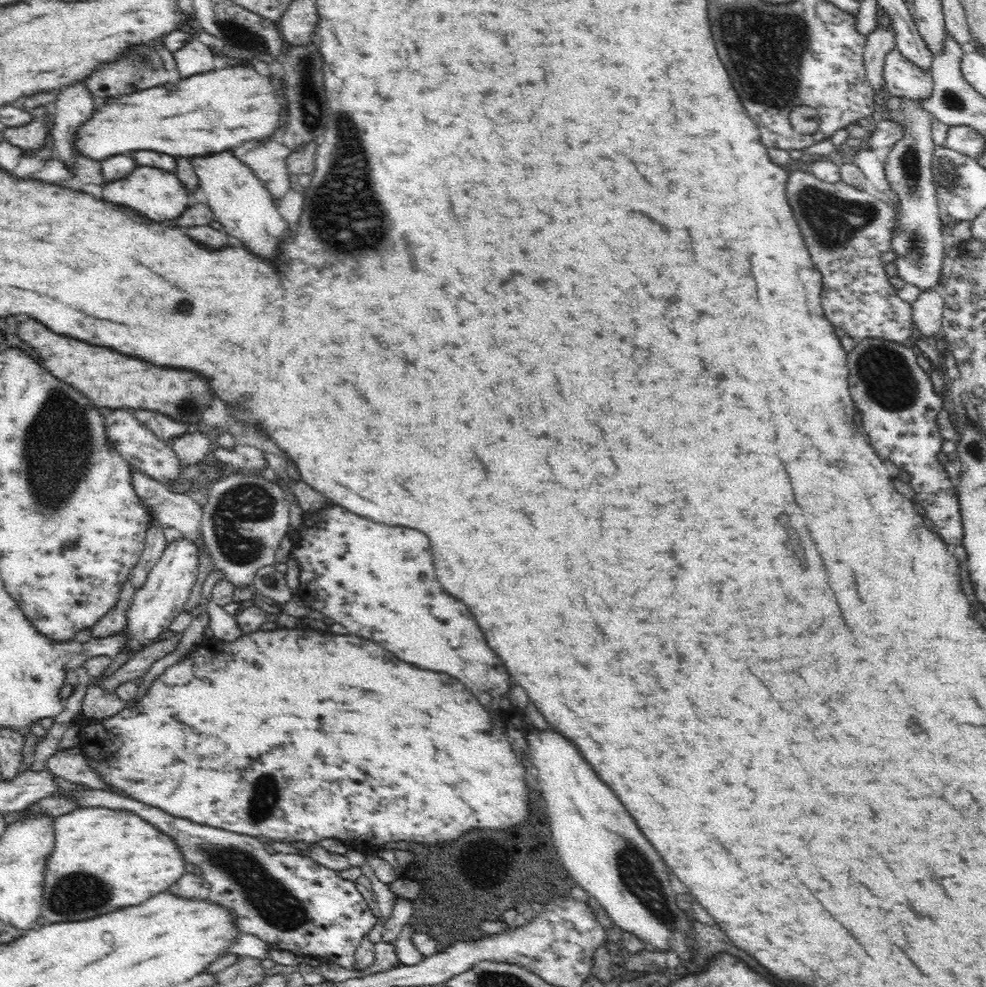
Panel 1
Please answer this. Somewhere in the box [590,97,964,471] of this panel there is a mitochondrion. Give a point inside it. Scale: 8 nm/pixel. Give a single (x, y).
(835, 223)

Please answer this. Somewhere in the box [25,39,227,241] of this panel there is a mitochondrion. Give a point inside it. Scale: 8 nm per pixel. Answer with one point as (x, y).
(141, 60)

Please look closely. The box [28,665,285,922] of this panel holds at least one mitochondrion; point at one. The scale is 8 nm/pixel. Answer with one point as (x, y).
(80, 895)

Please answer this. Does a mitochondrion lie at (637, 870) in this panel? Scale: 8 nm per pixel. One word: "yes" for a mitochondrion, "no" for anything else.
yes

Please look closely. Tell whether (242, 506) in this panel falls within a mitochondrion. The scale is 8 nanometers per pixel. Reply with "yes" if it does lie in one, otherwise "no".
yes

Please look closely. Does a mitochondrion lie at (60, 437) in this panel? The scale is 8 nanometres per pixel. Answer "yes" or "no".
yes

